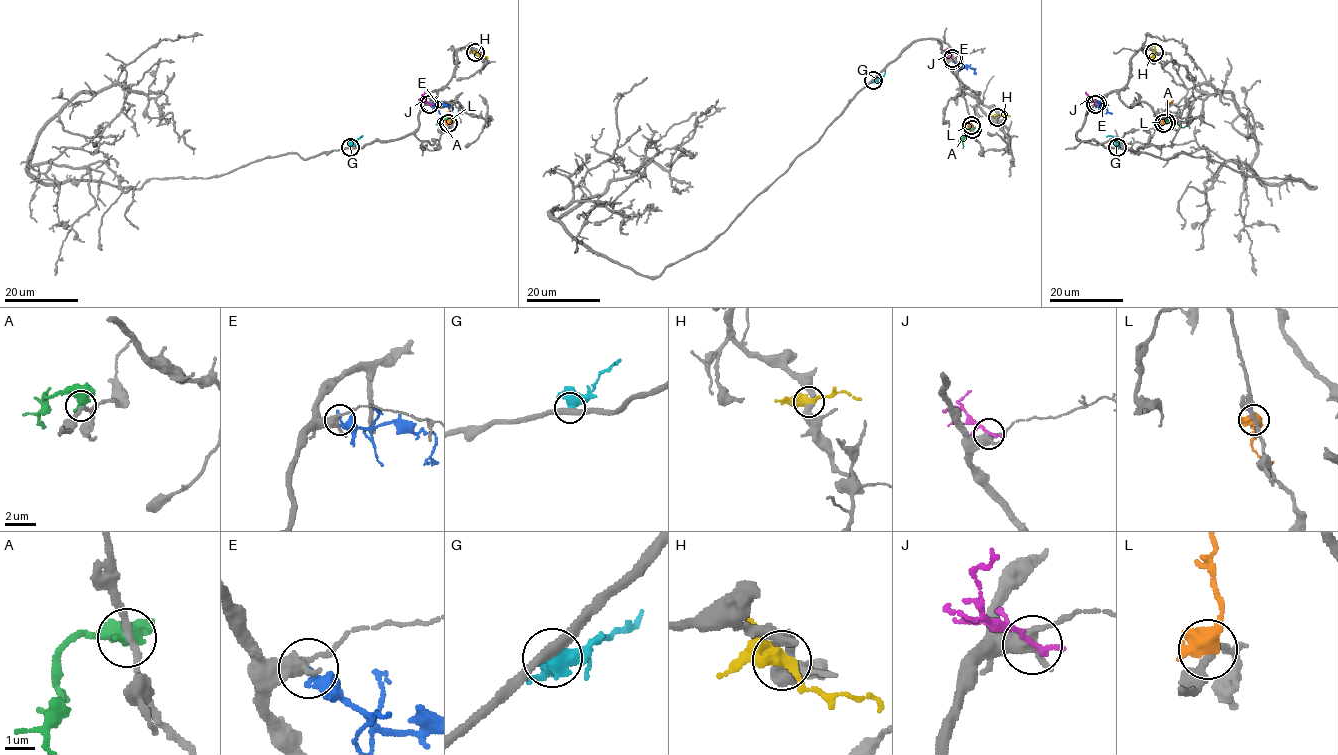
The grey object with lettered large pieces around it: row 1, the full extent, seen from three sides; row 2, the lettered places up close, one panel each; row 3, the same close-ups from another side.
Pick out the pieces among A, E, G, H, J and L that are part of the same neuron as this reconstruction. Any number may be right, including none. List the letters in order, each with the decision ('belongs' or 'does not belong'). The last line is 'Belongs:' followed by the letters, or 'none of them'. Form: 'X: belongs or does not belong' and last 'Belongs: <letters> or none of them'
A: does not belong
E: does not belong
G: does not belong
H: does not belong
J: does not belong
L: does not belong
Belongs: none of them

